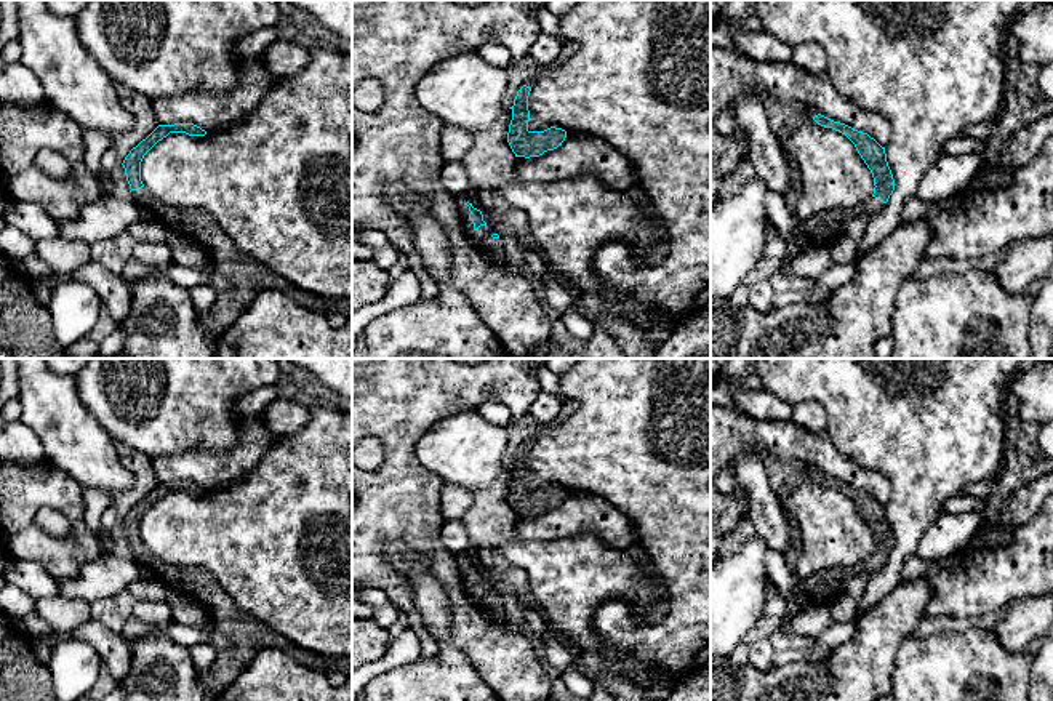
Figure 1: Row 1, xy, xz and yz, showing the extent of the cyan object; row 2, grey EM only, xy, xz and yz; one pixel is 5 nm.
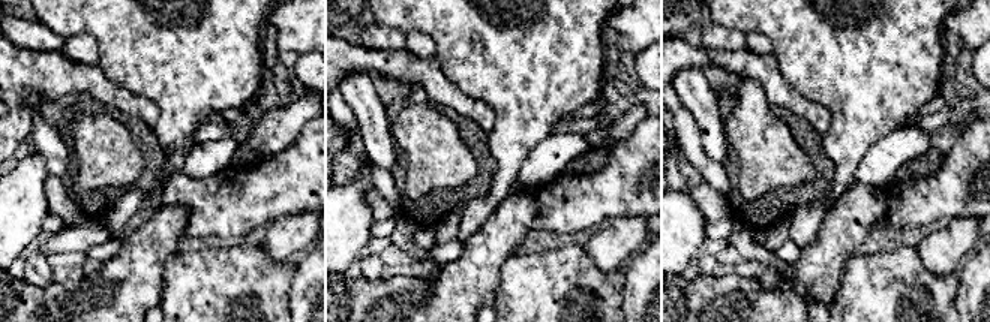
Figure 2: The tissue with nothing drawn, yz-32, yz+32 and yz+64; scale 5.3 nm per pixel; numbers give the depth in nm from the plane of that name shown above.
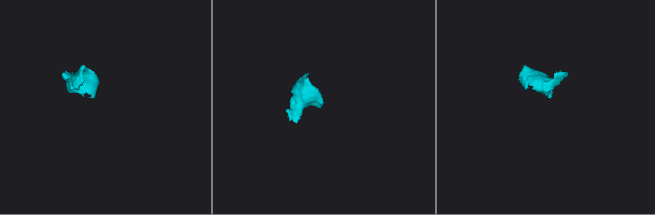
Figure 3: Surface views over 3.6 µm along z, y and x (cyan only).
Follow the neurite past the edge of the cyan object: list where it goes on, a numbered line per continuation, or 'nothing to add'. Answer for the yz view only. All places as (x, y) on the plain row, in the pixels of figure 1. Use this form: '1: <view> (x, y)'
1: yz (823, 588)

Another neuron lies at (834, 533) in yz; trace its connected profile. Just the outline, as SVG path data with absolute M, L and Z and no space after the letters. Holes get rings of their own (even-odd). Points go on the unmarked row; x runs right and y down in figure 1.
M807 466L783 509L797 525L802 549L797 576L808 578L834 567L856 567L874 552L874 536L855 503L840 490L818 483Z

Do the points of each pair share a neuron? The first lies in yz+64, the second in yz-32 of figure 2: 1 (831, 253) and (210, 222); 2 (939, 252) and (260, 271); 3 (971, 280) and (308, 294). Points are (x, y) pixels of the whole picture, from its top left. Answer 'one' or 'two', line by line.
1: two
2: two
3: one

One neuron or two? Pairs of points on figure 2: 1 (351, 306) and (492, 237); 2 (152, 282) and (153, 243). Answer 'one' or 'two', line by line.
1: one
2: one

